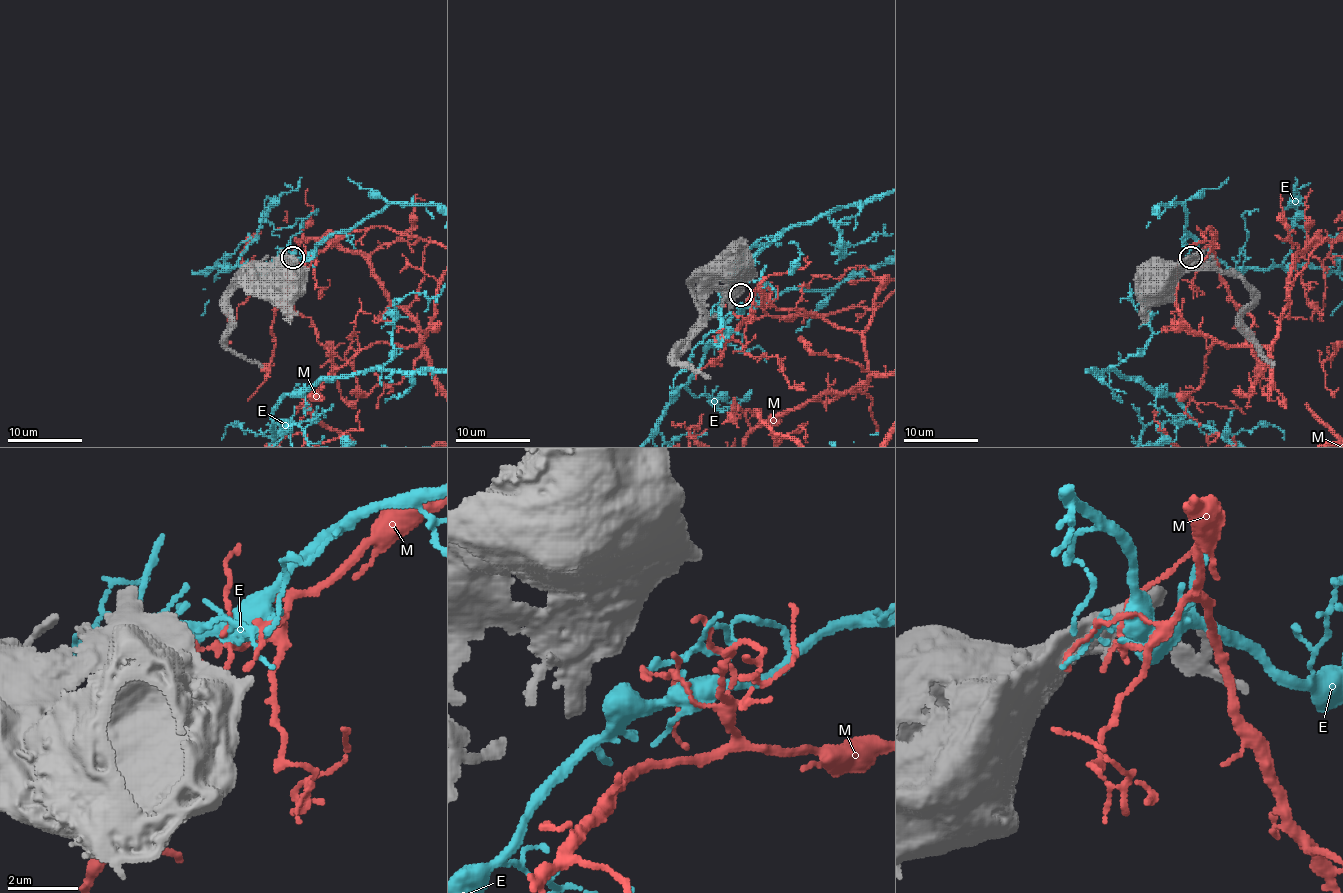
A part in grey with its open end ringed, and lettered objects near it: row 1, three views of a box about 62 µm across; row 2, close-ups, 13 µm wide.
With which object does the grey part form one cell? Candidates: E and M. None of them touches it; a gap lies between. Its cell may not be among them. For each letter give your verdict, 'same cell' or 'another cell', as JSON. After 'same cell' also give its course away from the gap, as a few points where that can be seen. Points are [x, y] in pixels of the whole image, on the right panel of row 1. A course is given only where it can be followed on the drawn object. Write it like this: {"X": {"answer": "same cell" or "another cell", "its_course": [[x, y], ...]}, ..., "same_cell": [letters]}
{"E": {"answer": "another cell"}, "M": {"answer": "same cell"}, "same_cell": ["M"]}

